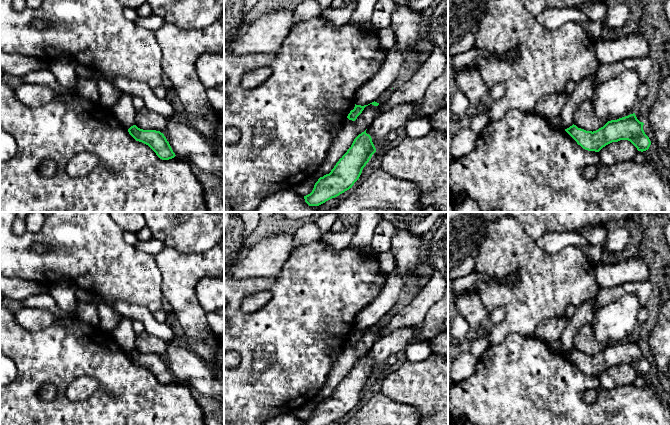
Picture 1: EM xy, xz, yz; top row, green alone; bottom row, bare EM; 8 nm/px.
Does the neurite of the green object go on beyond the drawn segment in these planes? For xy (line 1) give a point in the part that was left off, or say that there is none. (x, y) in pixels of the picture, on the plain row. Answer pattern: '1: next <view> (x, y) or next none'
1: next none

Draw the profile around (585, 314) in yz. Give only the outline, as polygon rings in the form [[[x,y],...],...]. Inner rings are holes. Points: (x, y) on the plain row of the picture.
[[[596,298],[585,301],[577,307],[575,315],[568,319],[568,324],[559,339],[564,353],[572,350],[575,335],[584,325],[591,325],[599,309],[596,307]]]

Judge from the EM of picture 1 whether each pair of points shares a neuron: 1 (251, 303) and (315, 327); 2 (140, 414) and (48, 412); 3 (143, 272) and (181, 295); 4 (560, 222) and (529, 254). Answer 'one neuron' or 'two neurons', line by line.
1: two neurons
2: one neuron
3: two neurons
4: two neurons

